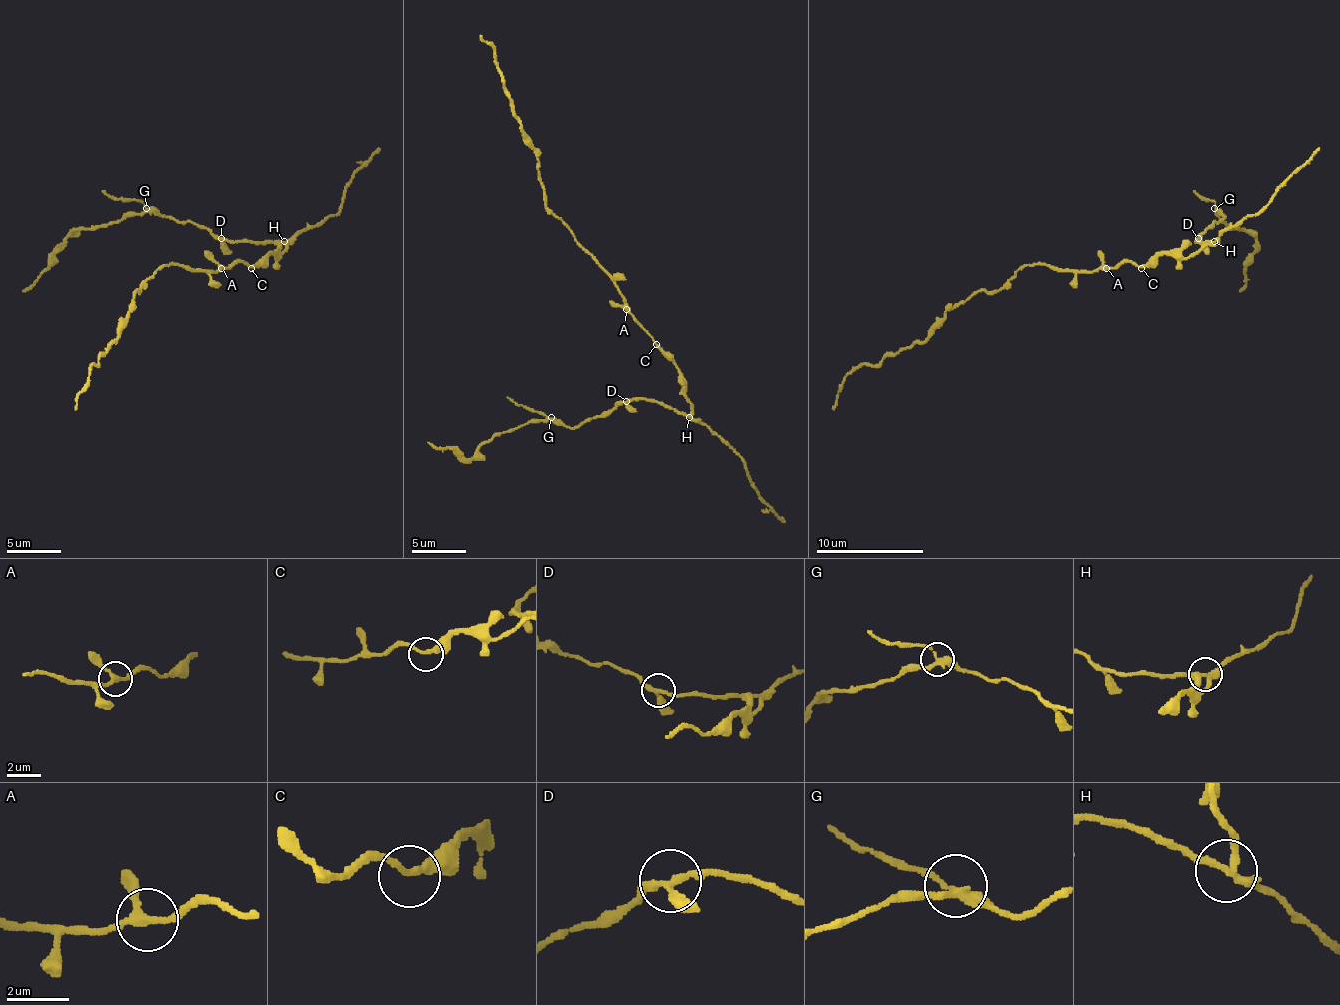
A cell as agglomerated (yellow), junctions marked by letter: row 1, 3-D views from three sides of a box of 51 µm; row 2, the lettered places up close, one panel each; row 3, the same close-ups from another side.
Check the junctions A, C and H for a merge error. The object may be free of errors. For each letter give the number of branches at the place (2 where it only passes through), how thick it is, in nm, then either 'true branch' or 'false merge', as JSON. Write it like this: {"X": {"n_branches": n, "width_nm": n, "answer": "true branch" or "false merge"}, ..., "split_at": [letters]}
{"A": {"n_branches": 3, "width_nm": 240, "answer": "true branch"}, "C": {"n_branches": 2, "width_nm": 190, "answer": "true branch"}, "H": {"n_branches": 3, "width_nm": 240, "answer": "false merge"}, "split_at": ["H"]}

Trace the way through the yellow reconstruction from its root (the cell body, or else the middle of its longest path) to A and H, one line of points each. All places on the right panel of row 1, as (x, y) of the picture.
A: (1139, 265), (1117, 262), (1106, 268)
H: (1139, 265), (1147, 265), (1158, 254), (1193, 257), (1214, 241)

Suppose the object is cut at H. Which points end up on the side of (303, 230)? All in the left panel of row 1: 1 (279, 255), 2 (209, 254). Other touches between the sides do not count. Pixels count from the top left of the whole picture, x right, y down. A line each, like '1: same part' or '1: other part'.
1: same part
2: same part

